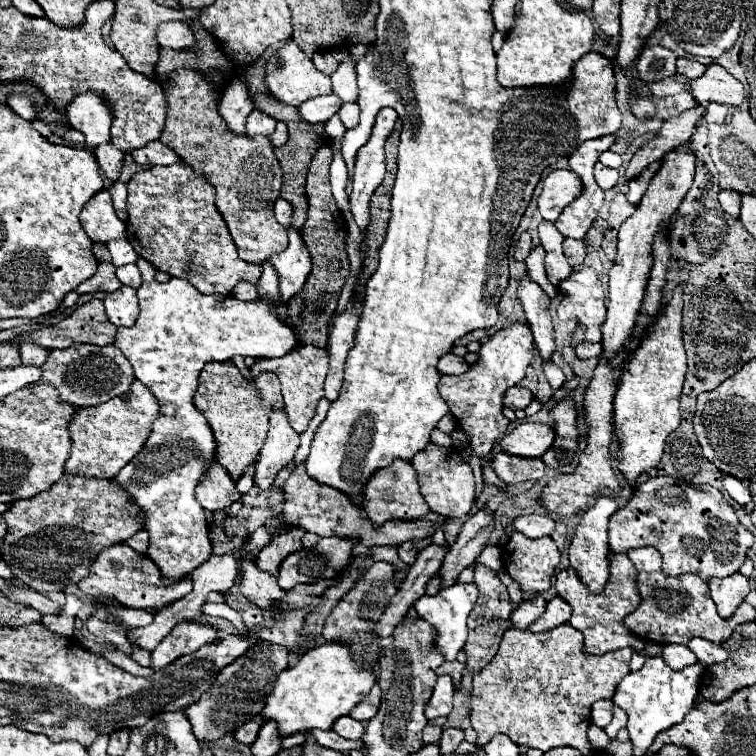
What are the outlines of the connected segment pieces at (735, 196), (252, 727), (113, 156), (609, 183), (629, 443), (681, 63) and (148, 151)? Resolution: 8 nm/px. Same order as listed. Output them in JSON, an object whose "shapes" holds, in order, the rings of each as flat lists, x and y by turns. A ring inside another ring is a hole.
{"shapes":[[[721,189,719,193,719,203,721,207,733,215,733,217,739,217,739,207,741,207,741,195,737,191,731,191,731,189]],[[249,721,249,723,245,723,243,727,239,727,235,731,235,739,241,745,251,745,255,741,257,733,259,733,259,723,257,721]],[[111,143,99,145,97,151,95,151,97,163,99,163,103,175,105,175,111,183,115,183,117,177,119,177,119,173,121,173,123,155,125,155,125,153,123,153,121,149,115,149,115,145,111,145]],[[599,161,595,163,595,181,597,185,607,191,607,189,613,189,617,185,617,179,619,179,619,171,617,169,611,169,611,167,605,167,601,165]],[[677,287,671,305,665,307,655,323,649,327,641,345,627,361,613,401,613,427,619,441,615,453,617,467,631,487,637,487,639,477,657,467,665,449,665,439,681,423,679,397,687,371,687,357,681,341,681,309,683,291]],[[679,57,677,59,677,73,679,75,685,75,685,77,689,77,689,79,697,79,697,77,701,77,703,73,705,73,705,65,703,63,699,63,699,61,695,61,695,59,687,59,687,57]],[[151,141,149,145,133,151,131,157,139,165,173,165,179,161,179,155,161,141]]]}

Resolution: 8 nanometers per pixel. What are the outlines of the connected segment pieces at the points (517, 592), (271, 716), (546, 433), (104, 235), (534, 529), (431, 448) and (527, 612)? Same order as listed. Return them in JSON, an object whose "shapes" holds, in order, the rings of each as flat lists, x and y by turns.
{"shapes":[[[499,571,499,579,501,579,501,583,507,587,507,593,509,593,509,597,511,597,511,603,517,605,517,603,523,599,519,585,509,577,509,573,503,573,503,571]],[[323,643,305,651,295,667,287,667,277,675,273,693,265,699,265,707,259,715,263,723,275,721,281,737,311,729,331,729,333,721,349,715,351,709,363,701,375,681,375,671,353,663,347,647]],[[521,423,501,439,501,449,517,457,541,457,553,443,555,431,543,423]],[[107,189,95,193,95,197,85,203,81,225,87,237,95,243,107,243,107,239,123,239,127,235,125,223,117,217]],[[547,513,517,517,513,525,515,525,515,531,525,533,529,539,539,539,539,537,551,535,555,529,555,521]],[[429,443,427,449,417,453,417,457,411,463,419,477,421,495,433,513,453,519,459,515,467,515,471,511,473,501,475,501,475,479,473,479,471,467,461,461,457,449,453,447,443,449,443,447]],[[535,595,533,599,527,599,527,601,521,601,517,605,517,609,511,613,511,623,513,627,517,629,527,629,533,621,537,621,543,611,545,611,545,599,541,595]]]}

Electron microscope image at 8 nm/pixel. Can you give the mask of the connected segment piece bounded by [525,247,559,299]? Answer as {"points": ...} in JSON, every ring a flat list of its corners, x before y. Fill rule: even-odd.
{"points":[[535,247,535,249,531,251,531,255,525,259,525,263,527,263,527,273,529,273,529,277,553,299,559,291,547,281,543,261,545,261,545,249,543,249,543,247]]}

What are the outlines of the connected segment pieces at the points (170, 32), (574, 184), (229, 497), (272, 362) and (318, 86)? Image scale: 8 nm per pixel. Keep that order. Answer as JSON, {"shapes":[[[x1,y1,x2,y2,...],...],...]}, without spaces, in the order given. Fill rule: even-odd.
{"shapes":[[[167,21,157,27,157,41,161,47,187,49,189,45,195,43,195,37,193,37,193,31,189,29,187,23]],[[571,169,551,171,539,195,539,213,545,221,557,221,561,211,581,195,581,177]],[[213,463,209,471,205,473,205,479,197,485,197,501,207,509,207,511,217,511,217,509,227,509,231,503,241,499,241,493,235,487,235,481,221,469,221,465]],[[299,343,297,349,291,353,279,357,279,359,263,359,261,363,253,365,253,375,257,371,275,371,279,381,281,381,281,391,283,391,283,401,285,401,285,413,289,415,289,423,293,429,307,429,309,421,313,419,317,411,319,399,323,399,323,381,329,371,329,351,325,347,317,345,305,345]],[[285,43,279,49,281,67,267,69,267,87,273,97,287,105,301,105,317,95,331,93,331,77,315,69,313,61,293,43]]]}

